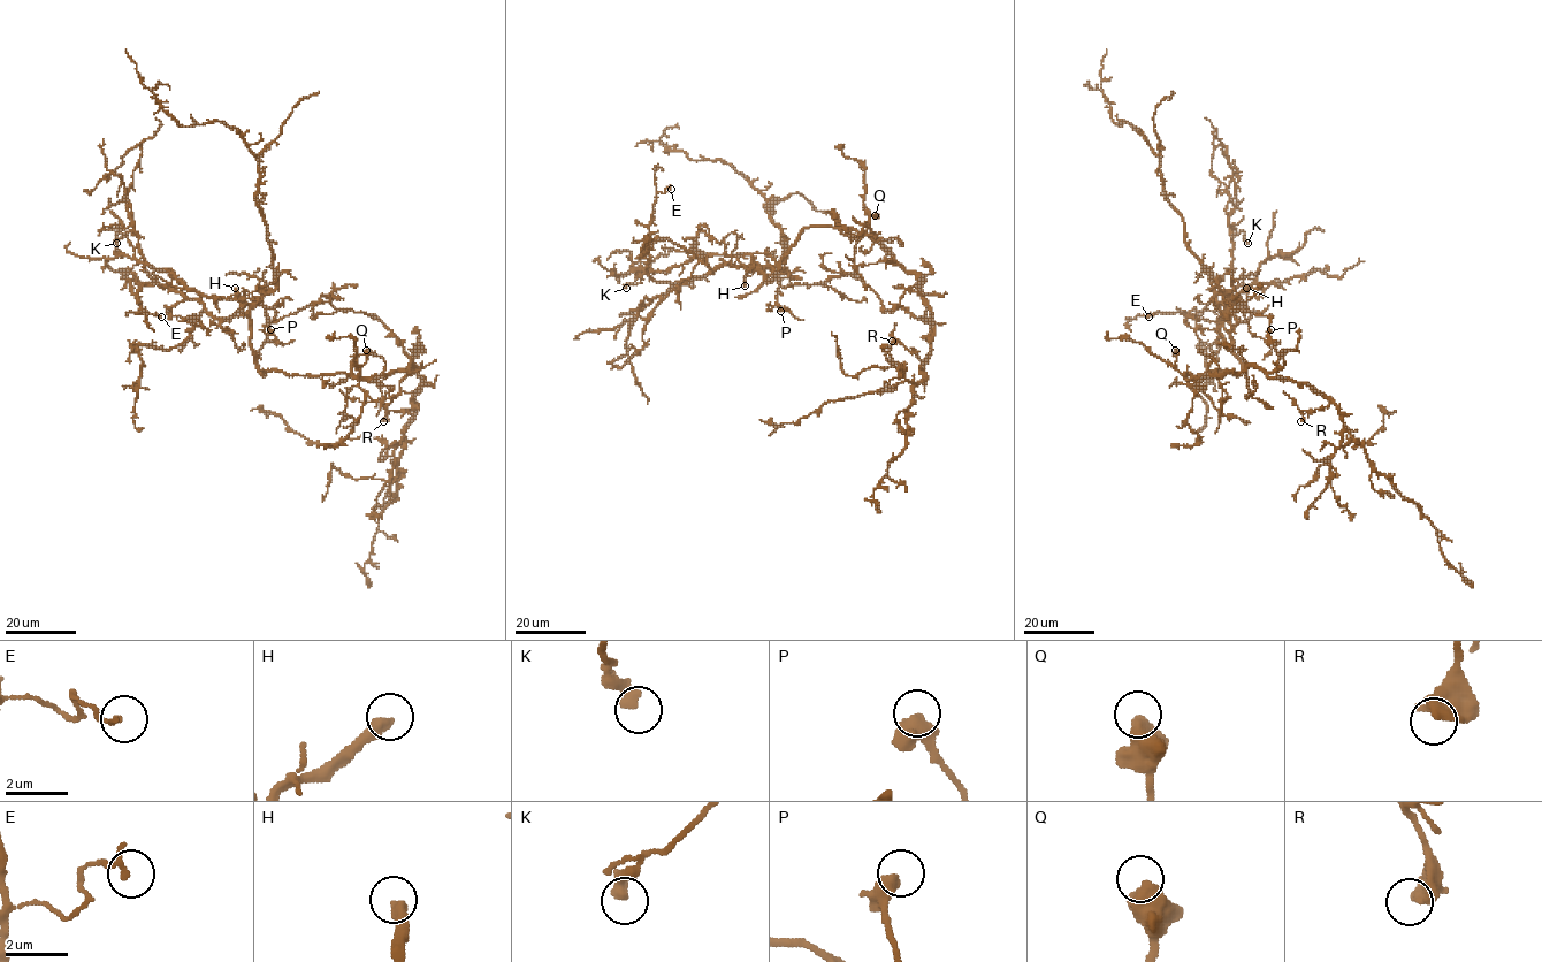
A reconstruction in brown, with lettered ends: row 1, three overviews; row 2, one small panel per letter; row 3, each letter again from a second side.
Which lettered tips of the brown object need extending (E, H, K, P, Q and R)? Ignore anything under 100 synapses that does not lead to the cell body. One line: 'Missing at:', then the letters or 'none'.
Missing at: H

